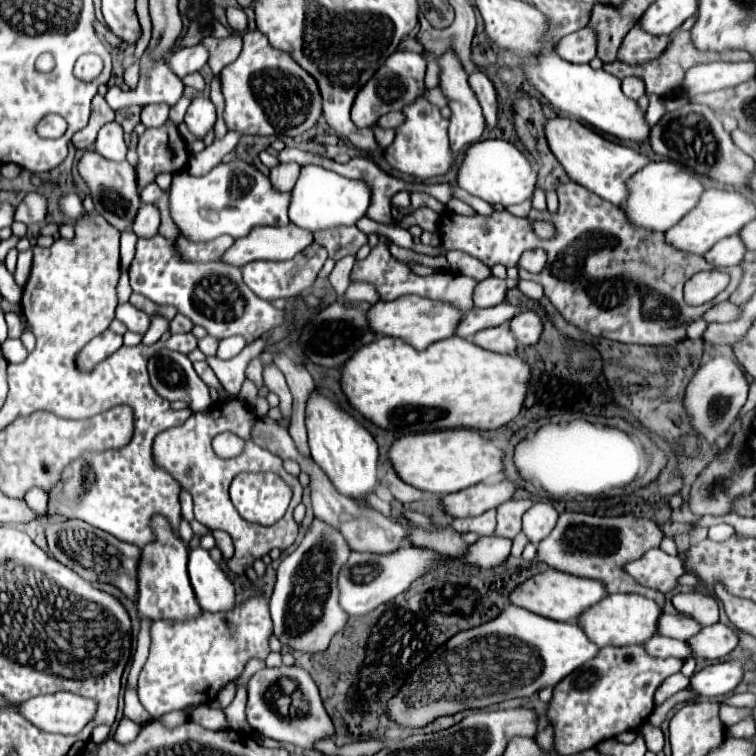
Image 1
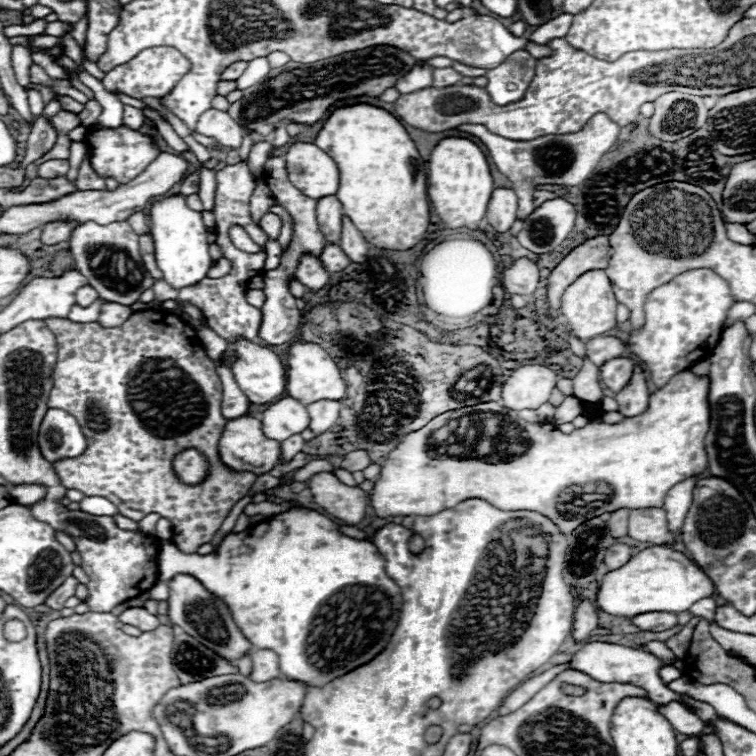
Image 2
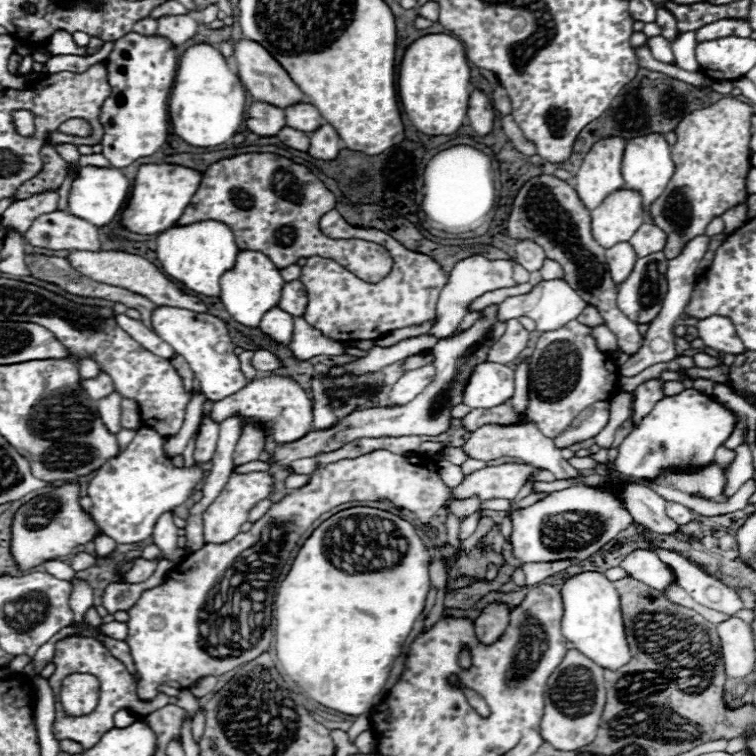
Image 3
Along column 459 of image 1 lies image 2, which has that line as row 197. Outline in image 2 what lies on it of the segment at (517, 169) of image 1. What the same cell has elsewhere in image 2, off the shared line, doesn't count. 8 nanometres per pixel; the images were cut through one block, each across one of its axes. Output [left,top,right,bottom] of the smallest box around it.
[150,194,212,290]

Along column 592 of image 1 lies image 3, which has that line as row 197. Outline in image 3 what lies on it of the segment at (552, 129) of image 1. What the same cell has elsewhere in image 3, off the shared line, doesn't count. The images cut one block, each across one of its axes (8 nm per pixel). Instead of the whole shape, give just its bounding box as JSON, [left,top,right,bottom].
[122,164,202,234]

